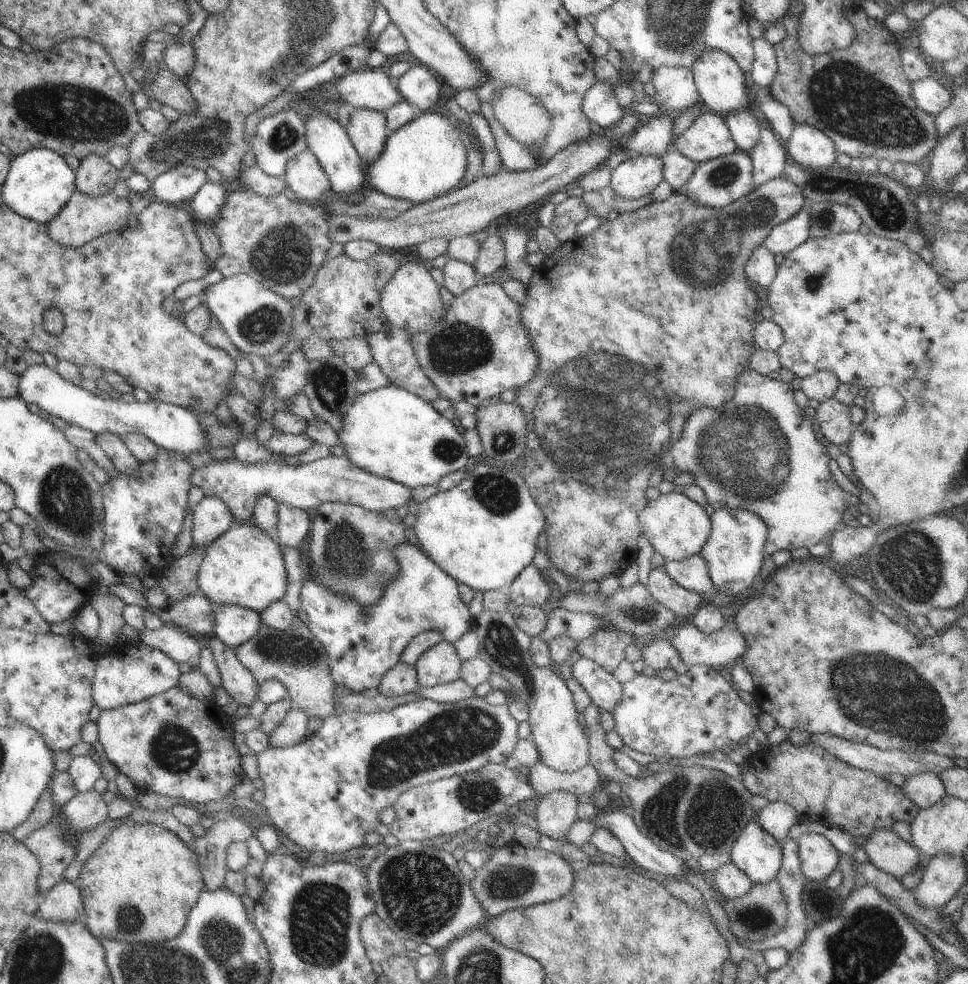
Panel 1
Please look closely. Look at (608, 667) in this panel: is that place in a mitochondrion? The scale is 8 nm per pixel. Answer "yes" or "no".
no

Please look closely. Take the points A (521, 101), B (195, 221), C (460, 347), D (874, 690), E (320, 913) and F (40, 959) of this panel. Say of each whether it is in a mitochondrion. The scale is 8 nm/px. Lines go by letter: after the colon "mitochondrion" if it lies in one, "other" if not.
A: mitochondrion
B: other
C: mitochondrion
D: mitochondrion
E: mitochondrion
F: mitochondrion

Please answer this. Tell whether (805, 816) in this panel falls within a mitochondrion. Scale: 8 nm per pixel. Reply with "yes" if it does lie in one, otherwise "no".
no

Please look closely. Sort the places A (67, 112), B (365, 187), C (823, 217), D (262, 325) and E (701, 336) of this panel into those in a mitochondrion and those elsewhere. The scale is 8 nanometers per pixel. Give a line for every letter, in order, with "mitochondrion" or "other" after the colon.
A: mitochondrion
B: other
C: mitochondrion
D: mitochondrion
E: other

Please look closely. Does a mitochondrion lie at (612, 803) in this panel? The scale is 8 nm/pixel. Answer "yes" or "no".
no

